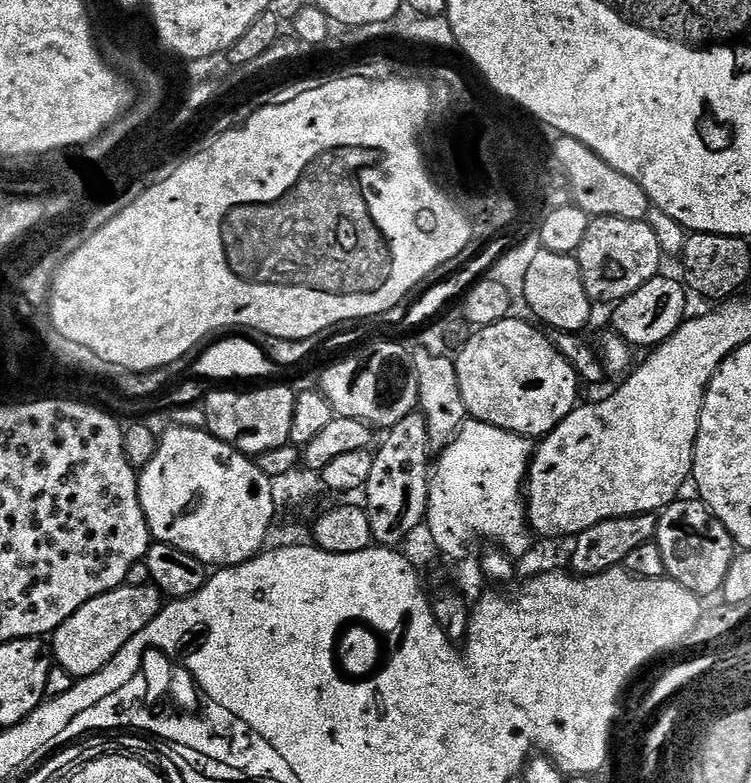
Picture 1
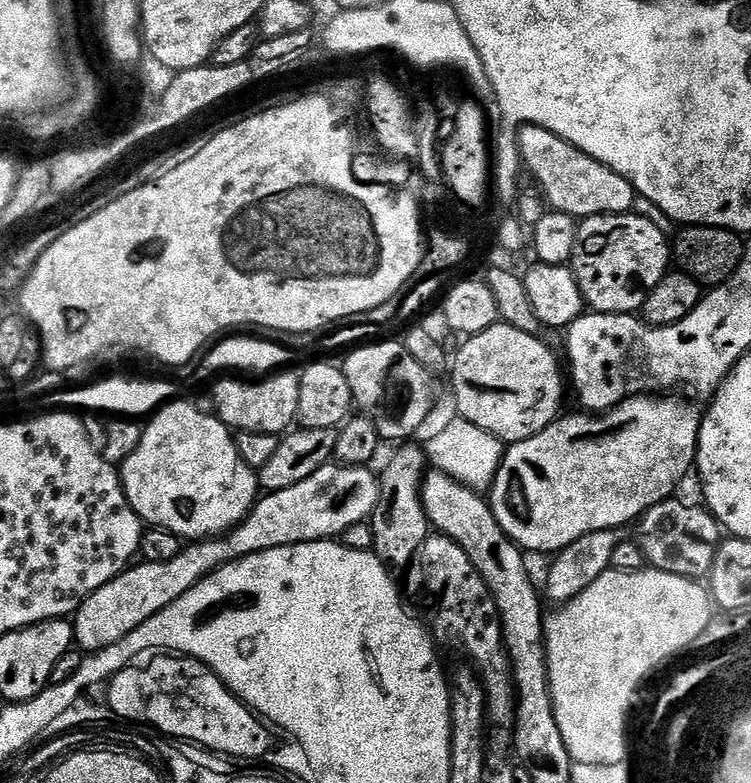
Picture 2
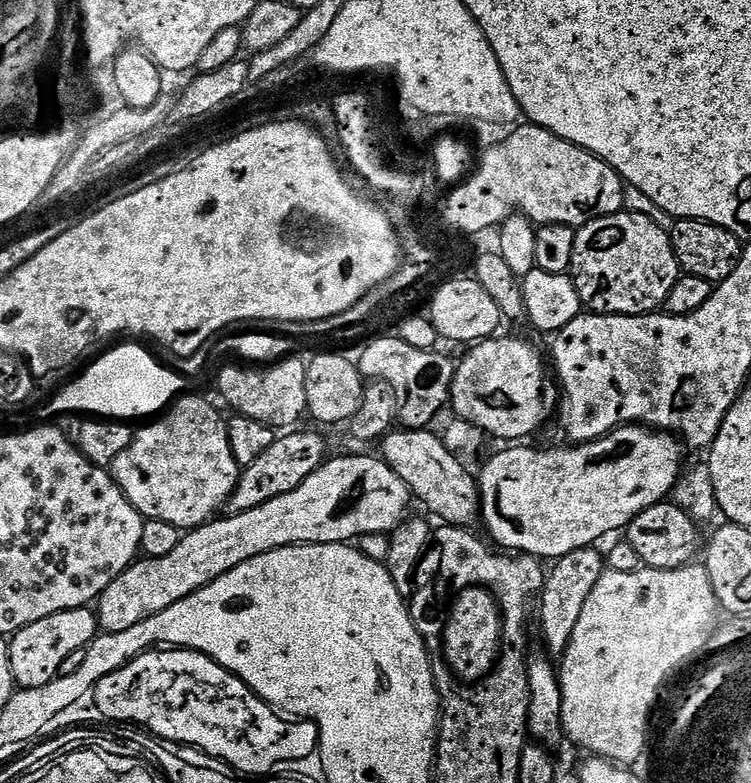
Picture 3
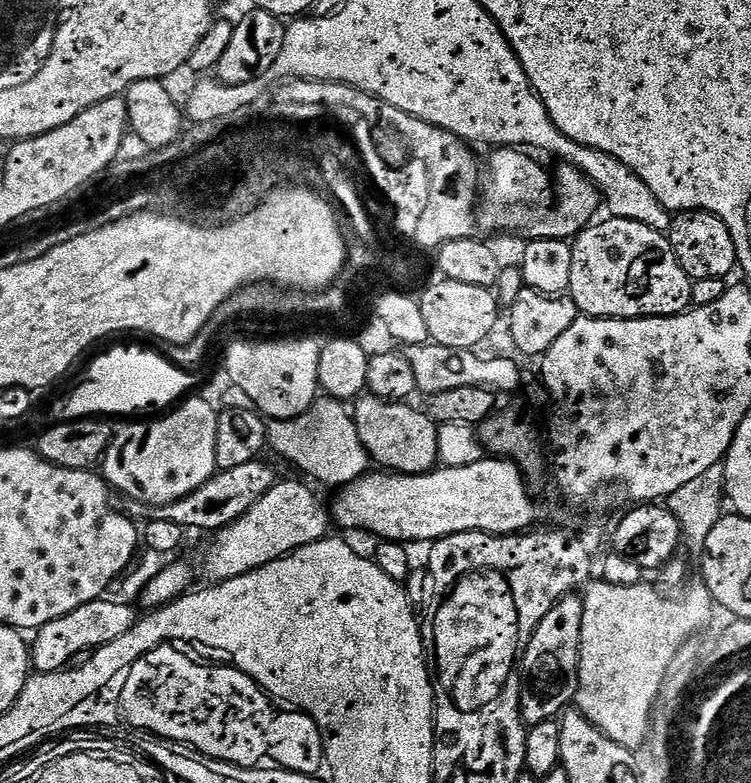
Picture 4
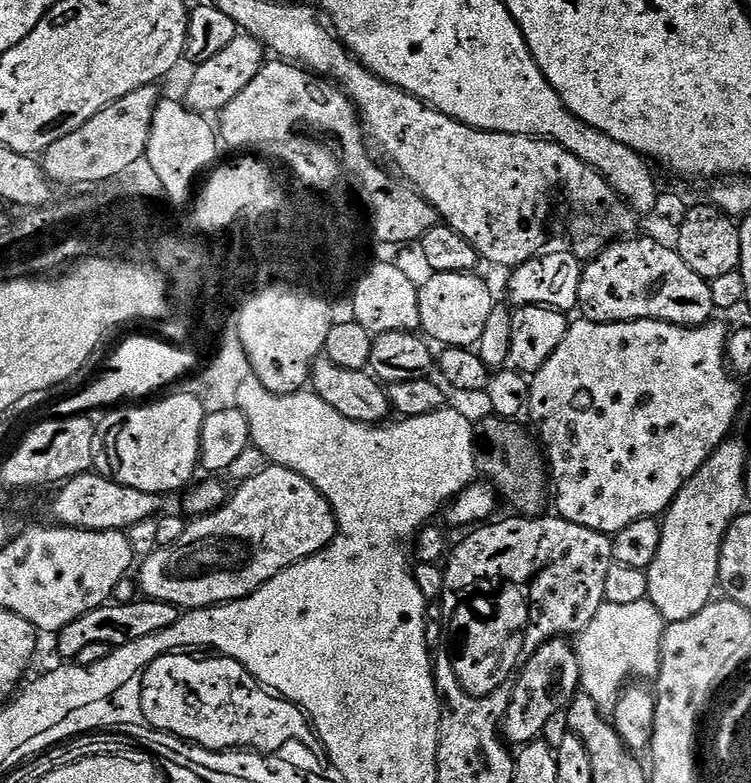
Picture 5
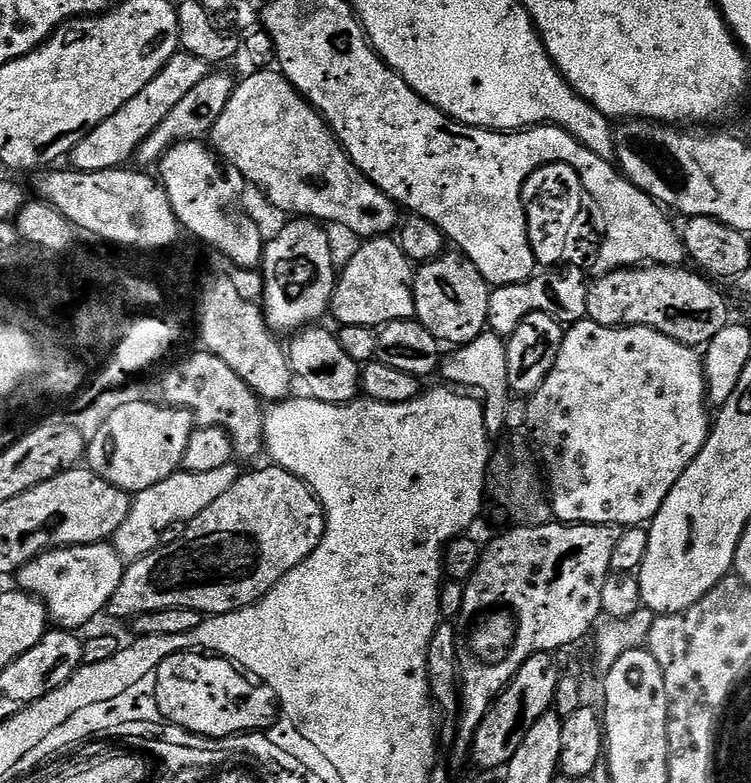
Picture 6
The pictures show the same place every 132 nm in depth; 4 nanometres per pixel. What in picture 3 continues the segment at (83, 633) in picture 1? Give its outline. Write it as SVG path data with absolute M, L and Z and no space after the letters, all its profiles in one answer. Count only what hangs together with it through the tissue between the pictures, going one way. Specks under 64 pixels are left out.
M334 456L325 459L324 465L314 470L314 474L310 474L310 478L306 478L306 482L290 494L270 498L270 502L262 502L262 506L254 506L254 510L229 515L229 520L213 518L207 524L185 531L178 546L165 557L137 559L125 572L118 574L118 578L114 578L114 582L110 582L99 600L95 601L94 611L99 627L108 634L130 630L130 626L138 626L138 622L174 606L174 602L182 602L182 598L222 578L222 574L234 570L234 566L242 566L242 562L258 558L258 554L266 554L275 548L291 544L347 544L366 534L391 534L409 519L408 507L414 504L414 497L408 491L408 484L394 474L383 458Z

